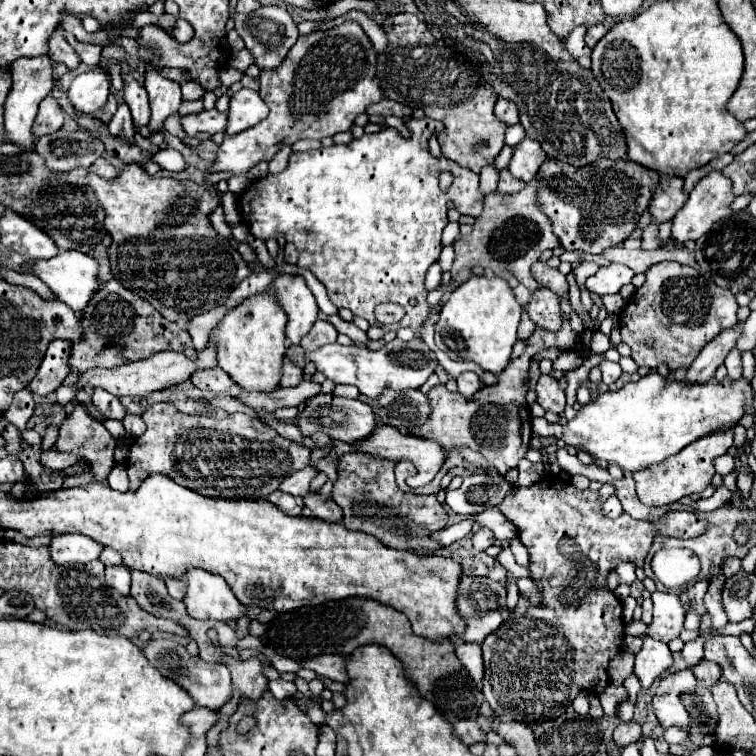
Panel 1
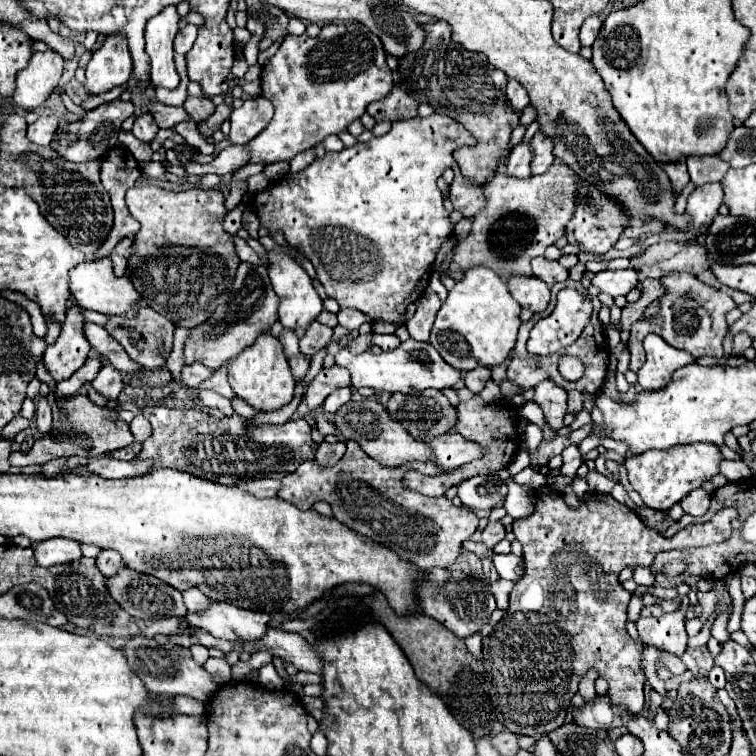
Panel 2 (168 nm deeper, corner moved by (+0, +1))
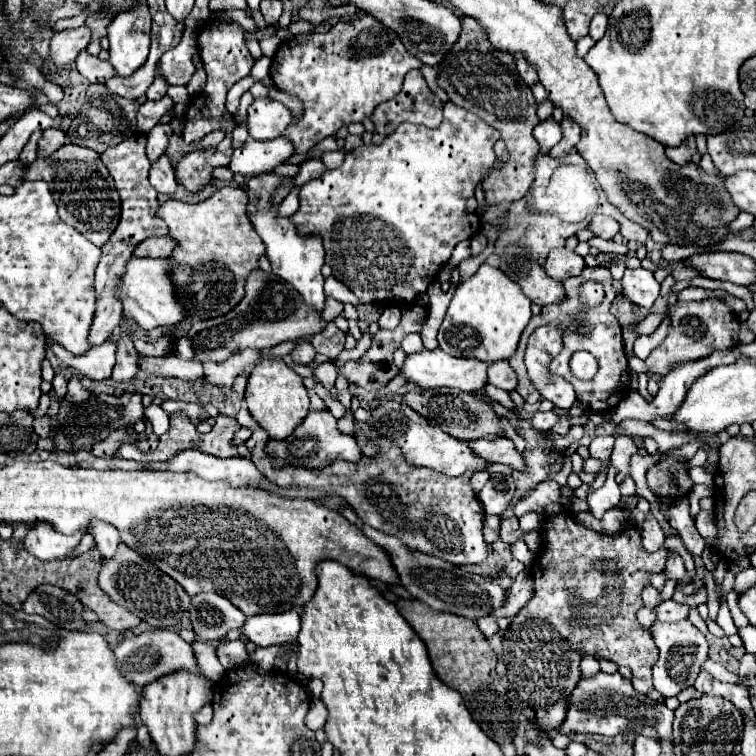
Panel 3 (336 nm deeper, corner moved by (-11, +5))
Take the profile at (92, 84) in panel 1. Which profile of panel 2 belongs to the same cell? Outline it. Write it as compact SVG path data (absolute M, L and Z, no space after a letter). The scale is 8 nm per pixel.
M107 36L103 46L93 52L87 66L87 94L103 94L129 80L133 70L131 52L125 44L125 36Z

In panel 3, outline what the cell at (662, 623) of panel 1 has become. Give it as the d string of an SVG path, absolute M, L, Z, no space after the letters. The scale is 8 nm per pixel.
M654 620L650 626L650 634L660 648L660 658L654 664L654 688L664 696L676 696L688 686L694 686L694 680L700 672L702 662L708 658L708 642L704 634L690 622L690 620L678 620L678 622L660 622Z

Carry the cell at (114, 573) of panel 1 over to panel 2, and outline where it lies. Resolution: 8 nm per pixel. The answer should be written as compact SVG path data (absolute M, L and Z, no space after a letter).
M101 550L101 552L97 554L95 562L97 562L97 568L101 570L101 574L103 574L105 578L115 576L117 570L123 566L121 556L119 556L117 552L113 552L113 550Z

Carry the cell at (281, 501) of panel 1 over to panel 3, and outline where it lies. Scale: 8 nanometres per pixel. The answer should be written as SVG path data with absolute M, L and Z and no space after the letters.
M242 406L238 412L238 424L254 428L254 434L248 440L254 466L258 466L258 470L268 476L278 488L306 488L320 490L324 494L336 494L344 498L350 508L354 508L354 512L366 526L400 538L410 550L418 550L452 564L480 564L486 560L488 546L482 538L484 508L468 484L474 470L466 470L464 474L452 478L432 468L416 468L404 464L400 452L396 452L396 446L392 442L378 442L378 438L370 440L374 446L378 446L378 454L362 454L358 462L336 460L334 464L328 464L320 470L274 470L268 456L264 456L264 440L268 440L268 432L258 426L246 406Z

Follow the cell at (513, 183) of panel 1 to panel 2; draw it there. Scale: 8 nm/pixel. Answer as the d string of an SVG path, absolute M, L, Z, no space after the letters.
M521 142L513 148L509 160L507 160L507 174L517 176L517 178L529 178L531 176L531 164L533 160L533 150L529 142Z

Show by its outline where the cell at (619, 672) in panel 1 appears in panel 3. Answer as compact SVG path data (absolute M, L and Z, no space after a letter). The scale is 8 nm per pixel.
M706 660L704 664L702 664L702 670L704 672L710 672L714 678L718 678L720 682L738 682L738 676L736 674L732 674L732 672L728 672L722 664L718 664L718 662L712 662L712 660Z

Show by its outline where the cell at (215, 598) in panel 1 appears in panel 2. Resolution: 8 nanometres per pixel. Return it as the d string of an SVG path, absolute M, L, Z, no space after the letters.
M223 602L209 604L209 608L201 614L187 614L187 620L193 628L201 628L217 638L233 642L261 640L269 628L269 614L243 610Z

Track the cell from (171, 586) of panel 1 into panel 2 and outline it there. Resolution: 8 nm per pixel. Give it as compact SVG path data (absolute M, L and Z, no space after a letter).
M189 588L183 592L183 600L189 612L203 612L205 604L209 604L209 598L199 592L199 588Z

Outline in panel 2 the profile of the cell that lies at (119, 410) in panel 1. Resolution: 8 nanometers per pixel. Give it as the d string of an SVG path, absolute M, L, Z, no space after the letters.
M105 364L99 374L95 376L95 380L91 382L91 386L101 392L107 400L117 400L119 392L123 390L125 386L125 378L119 370L115 370L111 364Z

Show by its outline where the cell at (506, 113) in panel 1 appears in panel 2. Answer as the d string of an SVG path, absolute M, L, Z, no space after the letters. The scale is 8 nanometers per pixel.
M509 80L505 94L507 94L509 104L511 104L515 110L519 110L519 112L529 104L529 96L527 96L525 88L523 88L517 80Z

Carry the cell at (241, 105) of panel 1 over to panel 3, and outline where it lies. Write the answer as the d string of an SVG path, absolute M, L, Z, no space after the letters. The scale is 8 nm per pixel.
M272 98L254 100L248 108L248 132L254 140L272 140L284 134L290 122L290 110Z

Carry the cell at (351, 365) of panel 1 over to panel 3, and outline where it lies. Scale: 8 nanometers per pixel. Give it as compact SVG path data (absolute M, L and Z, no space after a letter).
M424 348L420 352L406 356L406 360L400 368L400 374L406 378L406 382L412 382L420 388L448 386L448 388L458 388L464 392L478 392L486 384L486 368L488 368L486 362L478 362L472 358L454 358L454 356L446 354L442 348L436 348L436 350Z

